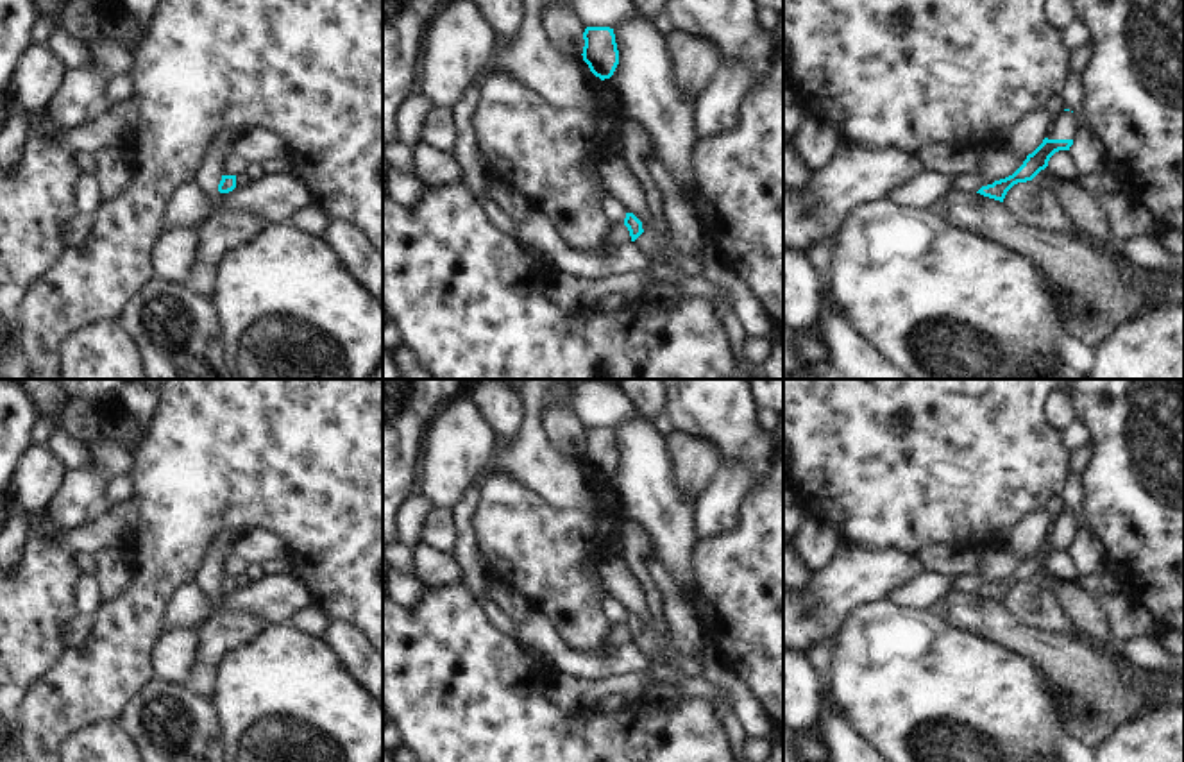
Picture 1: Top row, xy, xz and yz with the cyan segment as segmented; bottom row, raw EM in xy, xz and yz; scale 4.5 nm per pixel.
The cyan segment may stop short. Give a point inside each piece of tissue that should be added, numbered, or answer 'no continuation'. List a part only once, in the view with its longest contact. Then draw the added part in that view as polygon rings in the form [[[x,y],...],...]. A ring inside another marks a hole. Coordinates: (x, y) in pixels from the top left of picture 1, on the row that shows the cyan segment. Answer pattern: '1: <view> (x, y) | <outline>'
1: yz (1066, 126) | [[[1062,111],[1059,118],[1052,123],[1046,138],[1048,140],[1077,140],[1080,125],[1071,111]]]

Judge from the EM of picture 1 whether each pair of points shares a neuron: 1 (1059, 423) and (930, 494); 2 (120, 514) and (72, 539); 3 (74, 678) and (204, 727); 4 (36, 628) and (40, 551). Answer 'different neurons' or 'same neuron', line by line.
1: different neurons
2: same neuron
3: different neurons
4: same neuron

